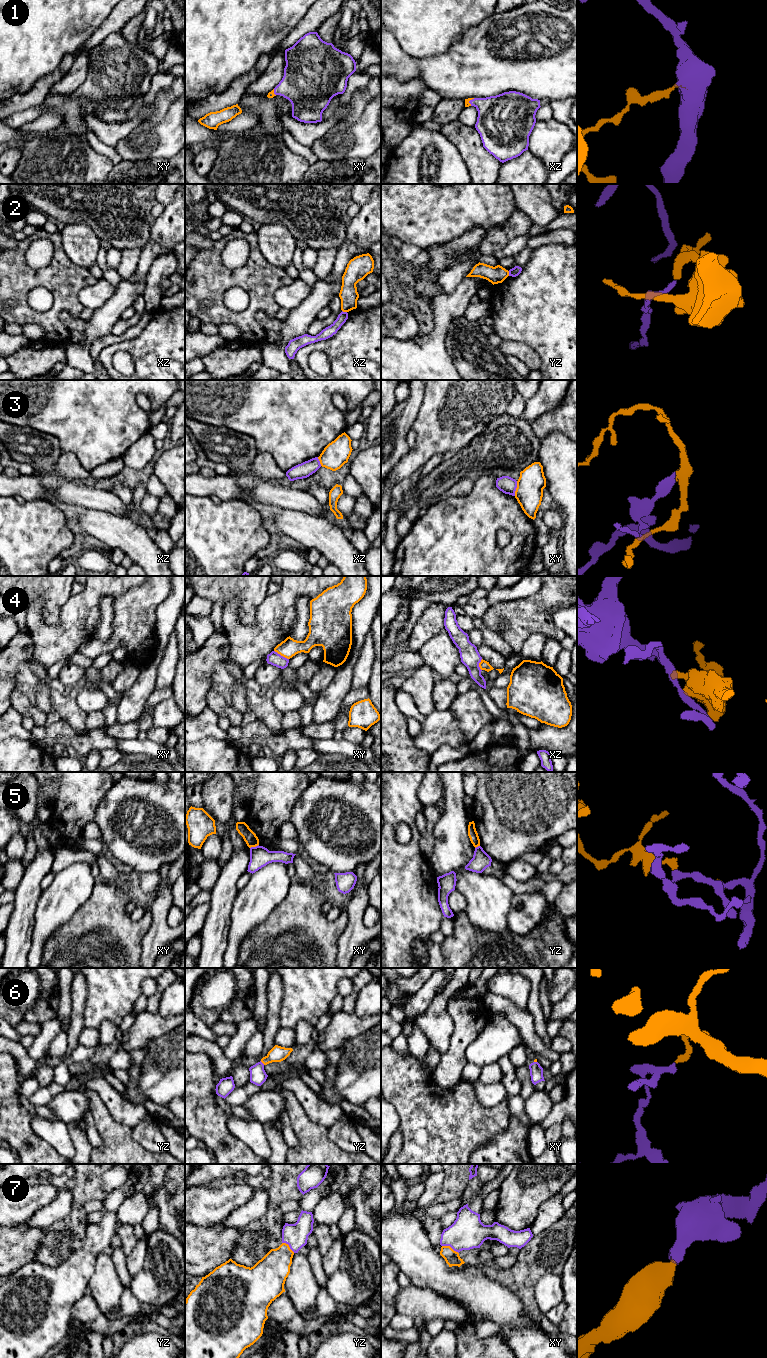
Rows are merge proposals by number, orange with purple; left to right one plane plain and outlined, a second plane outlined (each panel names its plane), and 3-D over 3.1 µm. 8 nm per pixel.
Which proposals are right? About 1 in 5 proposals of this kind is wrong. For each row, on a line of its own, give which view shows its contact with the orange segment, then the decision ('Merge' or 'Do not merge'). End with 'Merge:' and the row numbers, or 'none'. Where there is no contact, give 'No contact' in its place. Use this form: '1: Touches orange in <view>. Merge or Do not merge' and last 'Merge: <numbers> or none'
1: Touches orange in xz. Merge
2: Touches orange in xz. Do not merge
3: Touches orange in xy. Do not merge
4: Touches orange in xy. Do not merge
5: Touches orange in xy. Do not merge
6: Touches orange in yz. Merge
7: Touches orange in xy. Merge
Merge: 1, 6, 7

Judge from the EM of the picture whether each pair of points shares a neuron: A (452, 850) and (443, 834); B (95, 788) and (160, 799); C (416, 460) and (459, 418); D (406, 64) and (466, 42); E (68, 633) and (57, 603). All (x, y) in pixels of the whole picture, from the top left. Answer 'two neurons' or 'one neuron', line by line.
A: one neuron
B: two neurons
C: one neuron
D: one neuron
E: two neurons

